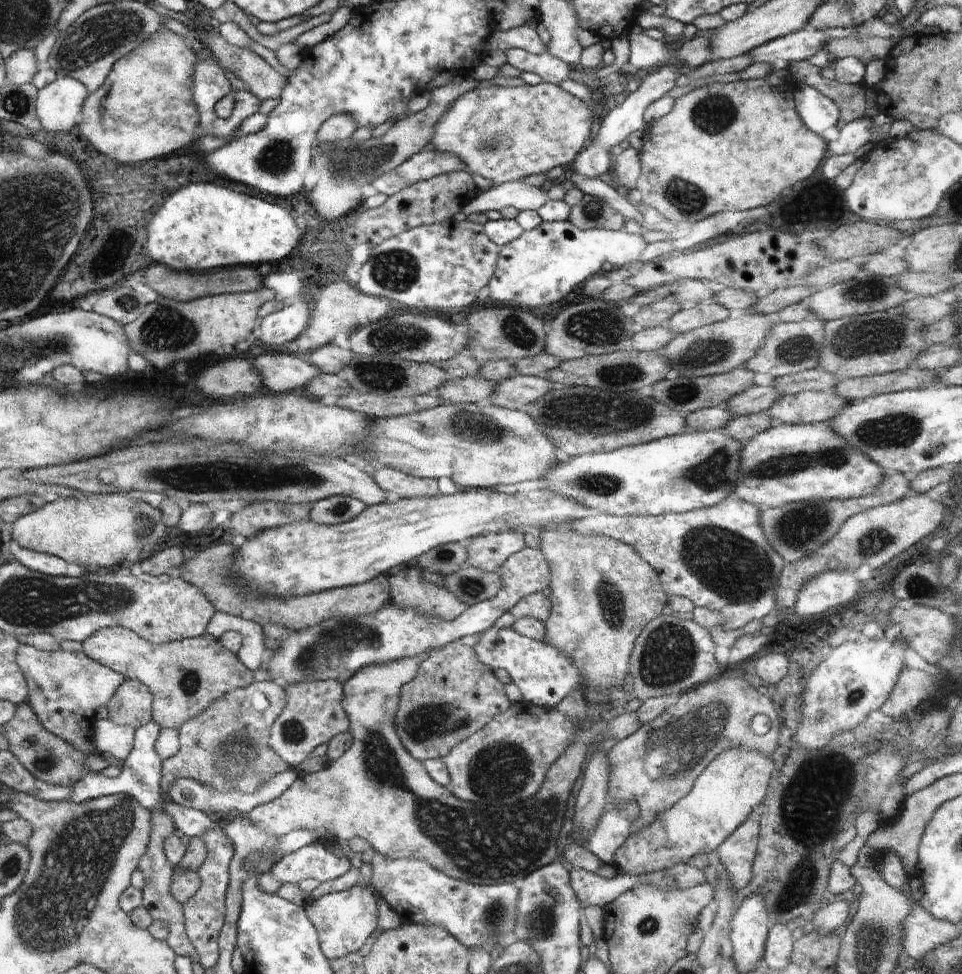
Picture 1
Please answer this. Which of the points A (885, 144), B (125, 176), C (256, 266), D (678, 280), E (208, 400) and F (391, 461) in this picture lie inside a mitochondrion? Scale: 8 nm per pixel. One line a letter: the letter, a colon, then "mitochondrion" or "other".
A: other
B: other
C: other
D: other
E: other
F: other

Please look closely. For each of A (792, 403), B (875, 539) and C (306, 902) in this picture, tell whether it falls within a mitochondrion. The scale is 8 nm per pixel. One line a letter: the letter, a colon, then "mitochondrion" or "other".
A: other
B: mitochondrion
C: other

